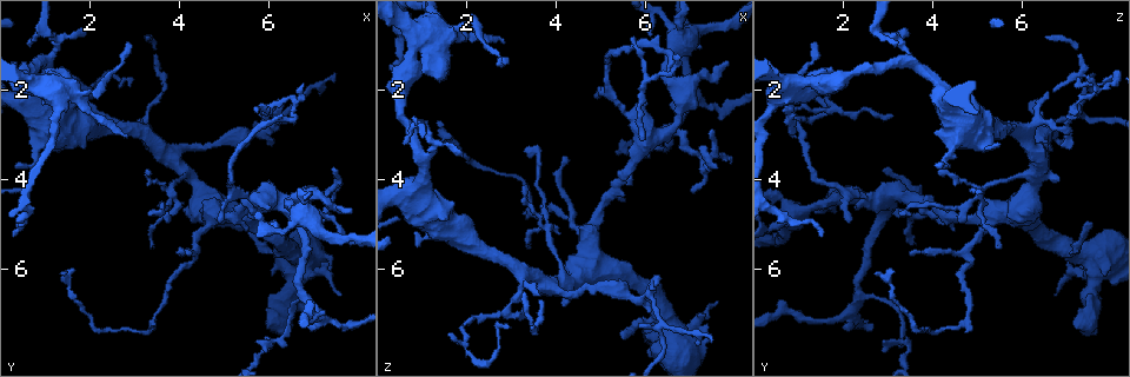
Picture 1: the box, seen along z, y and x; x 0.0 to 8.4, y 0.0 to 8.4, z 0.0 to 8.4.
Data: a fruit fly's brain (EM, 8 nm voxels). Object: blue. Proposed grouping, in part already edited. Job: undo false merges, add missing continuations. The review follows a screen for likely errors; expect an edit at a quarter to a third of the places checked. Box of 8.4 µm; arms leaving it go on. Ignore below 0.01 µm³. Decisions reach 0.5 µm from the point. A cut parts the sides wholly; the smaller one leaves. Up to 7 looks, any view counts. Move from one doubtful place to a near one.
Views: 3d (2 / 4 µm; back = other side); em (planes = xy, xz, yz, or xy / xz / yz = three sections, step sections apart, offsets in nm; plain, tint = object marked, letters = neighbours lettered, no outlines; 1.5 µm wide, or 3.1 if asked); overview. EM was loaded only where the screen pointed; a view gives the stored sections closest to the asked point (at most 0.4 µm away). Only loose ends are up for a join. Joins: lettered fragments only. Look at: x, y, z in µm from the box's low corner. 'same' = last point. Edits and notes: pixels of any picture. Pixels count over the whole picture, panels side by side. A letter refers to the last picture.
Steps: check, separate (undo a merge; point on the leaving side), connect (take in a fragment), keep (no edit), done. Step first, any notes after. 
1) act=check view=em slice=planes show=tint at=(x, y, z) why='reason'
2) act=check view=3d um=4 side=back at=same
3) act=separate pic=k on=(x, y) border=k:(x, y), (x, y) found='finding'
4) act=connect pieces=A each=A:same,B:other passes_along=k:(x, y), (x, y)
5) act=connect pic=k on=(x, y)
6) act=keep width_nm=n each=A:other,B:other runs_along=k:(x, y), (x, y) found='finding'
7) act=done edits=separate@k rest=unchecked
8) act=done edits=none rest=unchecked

act=check view=em slice=planes show=tint at=(4.60, 4.45, 6.10) why='abrupt turn'

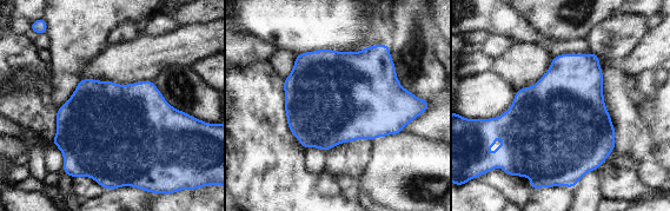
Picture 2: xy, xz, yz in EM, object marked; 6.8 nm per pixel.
act=check view=em slice=planes show=letters at=same

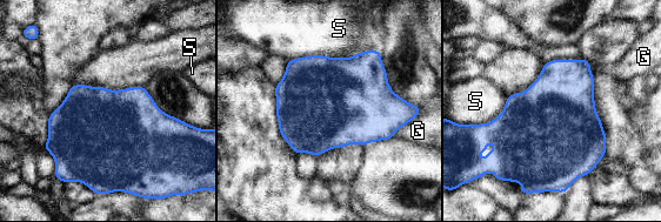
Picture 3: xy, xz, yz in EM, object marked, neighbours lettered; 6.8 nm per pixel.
act=keep longest_contact=S:600nm each=G:other,S:other border=3:(411, 120), (389, 139) found='one neuron here'

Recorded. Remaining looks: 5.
act=check view=em slice=planes show=letters at=(5.95, 2.55, 3.10)

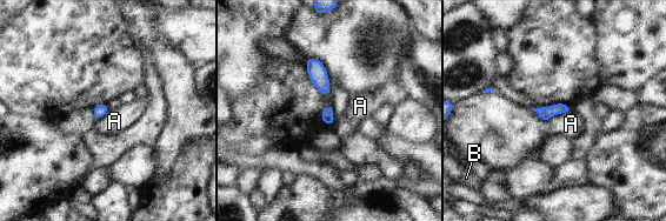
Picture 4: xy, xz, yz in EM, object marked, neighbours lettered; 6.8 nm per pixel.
act=keep width_nm=80 each=A:other,B:other border=4:(572, 109), (557, 113), (546, 122) found='none of them fits'

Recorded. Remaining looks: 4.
act=check view=3d um=2 at=(7.50, 1.60, 7.60)

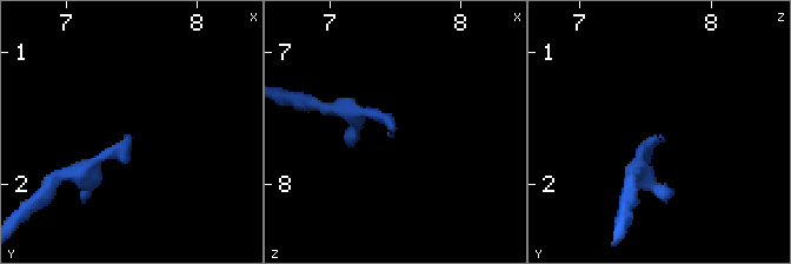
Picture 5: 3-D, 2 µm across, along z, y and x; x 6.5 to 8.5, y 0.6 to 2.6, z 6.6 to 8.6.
act=check view=em slice=planes show=tint at=(7.46, 1.66, 7.60)

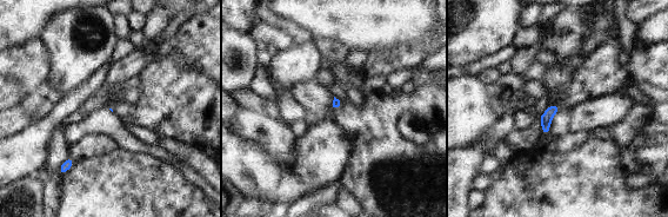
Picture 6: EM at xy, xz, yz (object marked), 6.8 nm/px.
act=check view=em slice=planes show=letters at=same

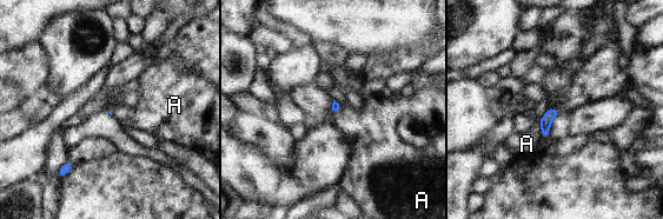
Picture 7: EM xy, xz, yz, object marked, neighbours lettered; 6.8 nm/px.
act=keep each=A:other found='no lettered fragment goes on from it'

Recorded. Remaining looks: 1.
act=done edits=none rest=unchecked

